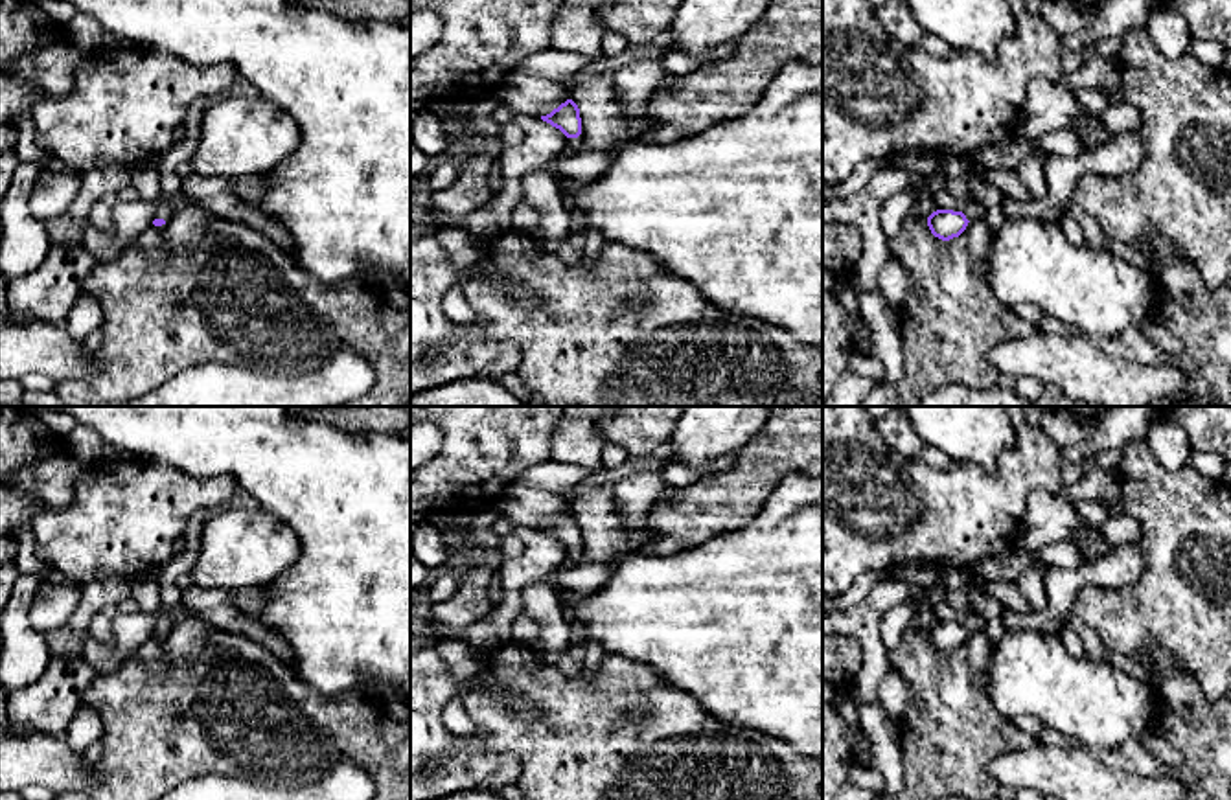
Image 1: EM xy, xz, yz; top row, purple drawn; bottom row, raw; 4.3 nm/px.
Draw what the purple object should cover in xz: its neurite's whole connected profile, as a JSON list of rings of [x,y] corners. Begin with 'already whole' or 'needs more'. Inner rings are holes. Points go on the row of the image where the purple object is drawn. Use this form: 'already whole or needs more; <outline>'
needs more; [[[567,99],[550,114],[541,116],[541,120],[559,129],[567,136],[563,149],[550,160],[552,164],[558,164],[580,151],[583,142],[581,118],[580,109],[572,99]]]

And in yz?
needs more; [[[977,200],[966,202],[966,208],[962,211],[953,210],[937,210],[927,217],[927,226],[931,234],[942,241],[949,241],[953,237],[959,237],[966,226],[973,221],[983,221],[986,215],[986,210]]]

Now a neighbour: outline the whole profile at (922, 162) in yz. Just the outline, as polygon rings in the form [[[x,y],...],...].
[[[911,149],[907,153],[900,153],[894,158],[894,166],[903,167],[907,171],[913,171],[916,175],[929,175],[933,171],[937,171],[938,167],[938,158],[935,153],[929,151],[918,151],[918,149]]]

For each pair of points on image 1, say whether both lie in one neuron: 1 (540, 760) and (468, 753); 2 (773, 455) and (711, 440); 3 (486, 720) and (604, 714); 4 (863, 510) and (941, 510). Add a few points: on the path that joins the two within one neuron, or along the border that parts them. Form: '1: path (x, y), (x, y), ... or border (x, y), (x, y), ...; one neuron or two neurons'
1: border (481, 738), (517, 758), (519, 780); two neurons
2: border (764, 425), (738, 457); two neurons
3: path (516, 729), (575, 725); one neuron
4: path (882, 510), (922, 510); one neuron

